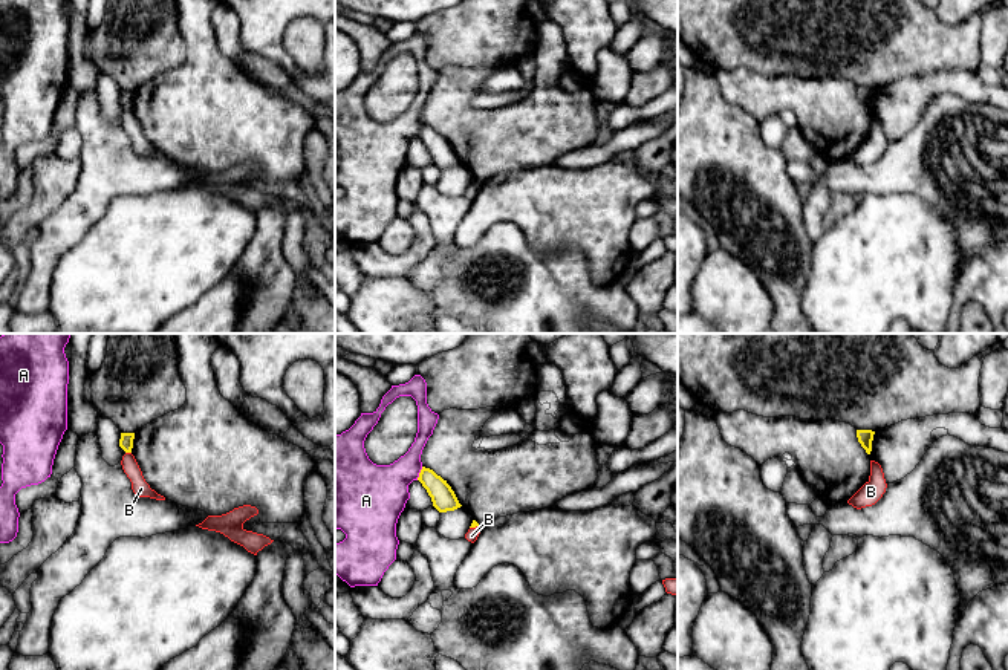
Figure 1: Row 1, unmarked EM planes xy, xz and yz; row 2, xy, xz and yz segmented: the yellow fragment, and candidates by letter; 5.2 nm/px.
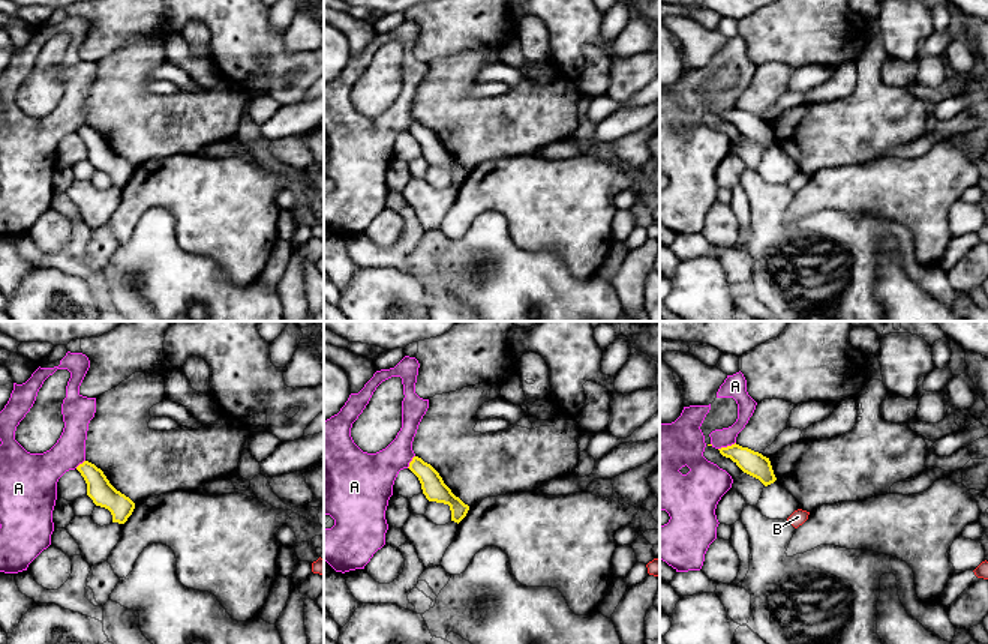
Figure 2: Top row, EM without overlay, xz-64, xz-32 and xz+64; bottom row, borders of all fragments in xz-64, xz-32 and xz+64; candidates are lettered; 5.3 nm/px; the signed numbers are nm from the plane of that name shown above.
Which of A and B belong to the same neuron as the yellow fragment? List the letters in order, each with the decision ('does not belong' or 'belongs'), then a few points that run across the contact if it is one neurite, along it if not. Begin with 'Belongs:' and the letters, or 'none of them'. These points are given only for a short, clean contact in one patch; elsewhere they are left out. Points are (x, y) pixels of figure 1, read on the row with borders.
Belongs: none of them
A: does not belong
B: does not belong; line xy (126, 452), (130, 453)

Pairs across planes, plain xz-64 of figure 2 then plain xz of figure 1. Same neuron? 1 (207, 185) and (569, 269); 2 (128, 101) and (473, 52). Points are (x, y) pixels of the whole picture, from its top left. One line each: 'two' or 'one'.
1: two
2: two

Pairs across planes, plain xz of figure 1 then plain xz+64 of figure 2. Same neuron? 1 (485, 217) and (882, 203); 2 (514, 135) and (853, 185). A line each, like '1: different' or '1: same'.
1: same
2: different

